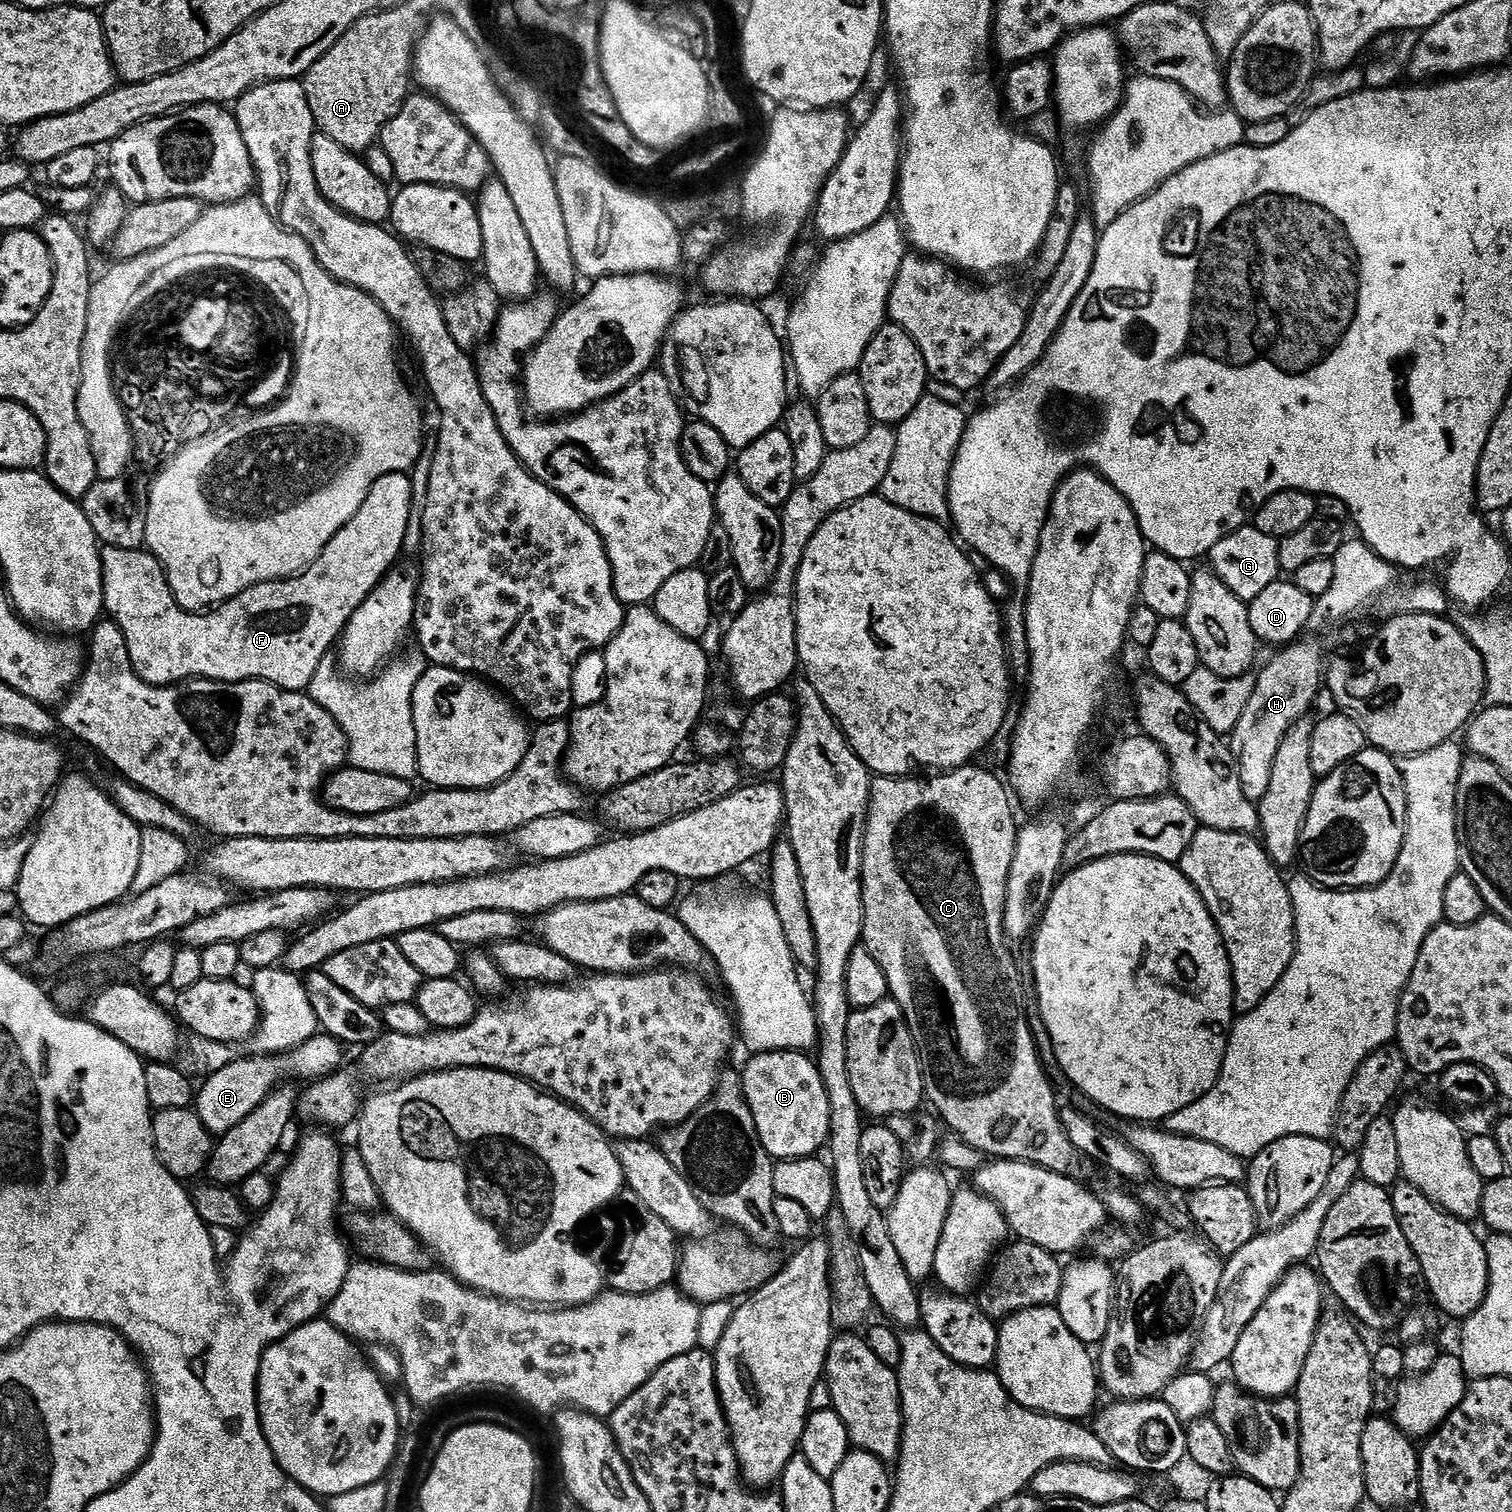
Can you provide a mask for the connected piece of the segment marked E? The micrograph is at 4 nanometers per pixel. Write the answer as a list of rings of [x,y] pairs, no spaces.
[[[317,1034],[292,1052],[279,1052],[277,1056],[248,1054],[245,1060],[233,1059],[230,1066],[211,1073],[201,1088],[199,1085],[194,1096],[194,1110],[198,1118],[202,1118],[202,1126],[206,1126],[213,1137],[225,1136],[227,1132],[234,1130],[234,1126],[238,1126],[238,1122],[242,1122],[242,1118],[254,1114],[254,1110],[262,1106],[264,1099],[285,1082],[315,1082],[333,1075],[343,1065],[340,1063],[344,1060],[344,1052],[345,1045],[339,1040],[327,1034]]]

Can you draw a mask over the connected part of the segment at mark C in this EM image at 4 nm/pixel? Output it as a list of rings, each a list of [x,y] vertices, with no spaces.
[[[965,766],[932,774],[929,780],[915,780],[915,775],[876,776],[872,781],[872,798],[868,801],[868,822],[864,825],[864,869],[862,870],[862,898],[864,899],[864,935],[863,947],[878,958],[878,966],[886,974],[891,999],[898,1002],[904,1011],[906,1022],[916,1039],[920,1050],[920,1059],[924,1065],[924,1095],[927,1103],[936,1107],[935,1115],[945,1120],[957,1137],[974,1150],[983,1152],[985,1157],[998,1160],[1025,1160],[1027,1164],[1037,1164],[1054,1174],[1062,1174],[1071,1180],[1088,1182],[1098,1165],[1077,1150],[1074,1142],[1066,1134],[1060,1121],[1060,1108],[1056,1104],[1056,1092],[1040,1065],[1041,1053],[1036,1046],[1033,1025],[1028,1025],[1028,1016],[1024,1013],[1024,980],[1020,977],[1020,968],[1012,957],[1010,941],[1004,934],[1004,911],[1008,879],[1014,866],[1018,823],[1012,813],[1010,788],[988,768]]]

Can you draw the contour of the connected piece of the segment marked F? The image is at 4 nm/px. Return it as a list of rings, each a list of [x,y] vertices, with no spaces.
[[[395,472],[378,478],[378,482],[374,482],[362,510],[358,510],[358,514],[354,514],[354,518],[350,518],[350,522],[346,522],[346,526],[342,526],[342,530],[338,530],[338,534],[334,534],[334,538],[330,538],[330,542],[324,547],[318,559],[309,568],[305,568],[299,576],[289,576],[286,580],[267,580],[258,586],[250,586],[250,590],[230,598],[215,610],[208,610],[203,614],[187,612],[177,602],[170,590],[168,575],[165,574],[157,556],[153,556],[144,548],[126,550],[125,548],[105,547],[100,553],[102,570],[104,571],[104,607],[107,615],[115,620],[116,625],[126,638],[126,646],[130,650],[130,658],[136,667],[137,674],[151,684],[179,684],[185,680],[225,680],[228,684],[237,684],[240,680],[265,680],[291,692],[304,692],[312,683],[318,669],[325,663],[324,655],[331,648],[333,651],[334,645],[339,641],[344,628],[350,622],[350,618],[358,610],[358,606],[362,606],[362,602],[366,602],[368,595],[383,582],[389,572],[393,571],[395,564],[392,563],[399,558],[400,551],[403,550],[404,543],[408,540],[408,527],[412,524],[412,478],[407,472]]]

